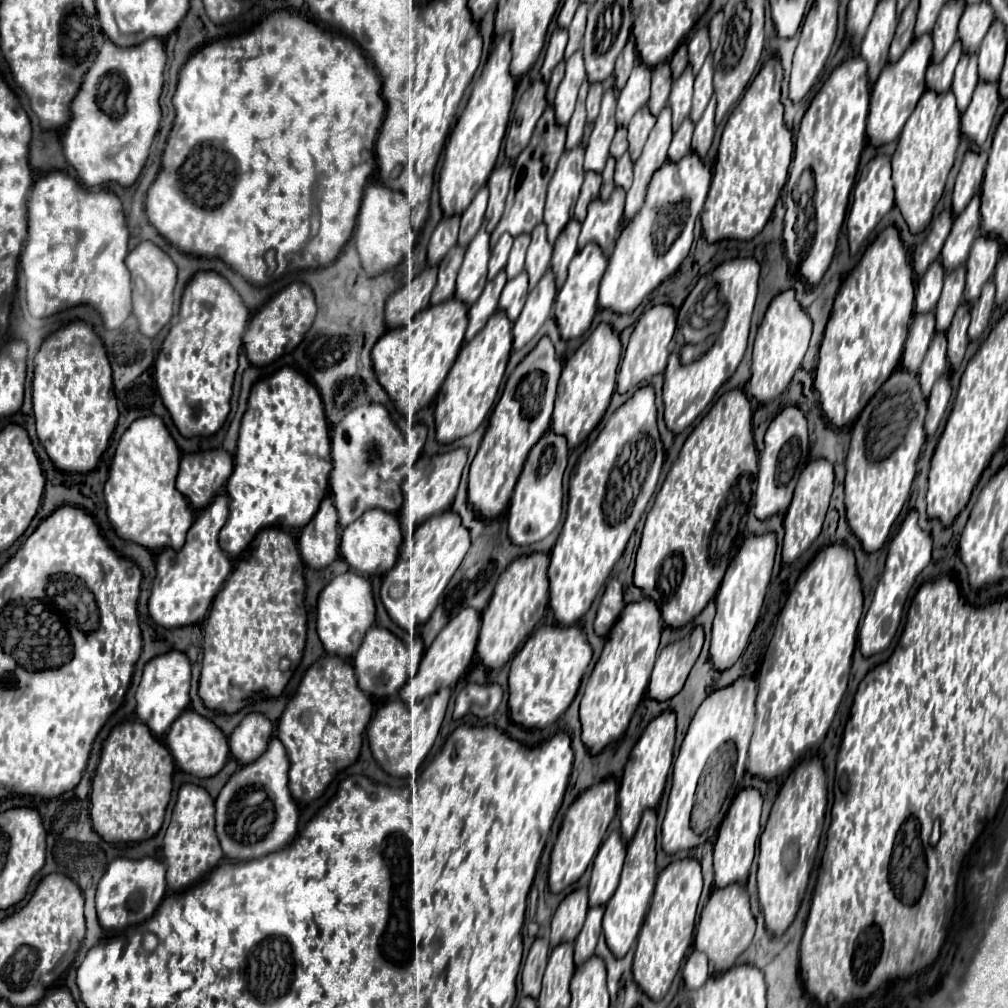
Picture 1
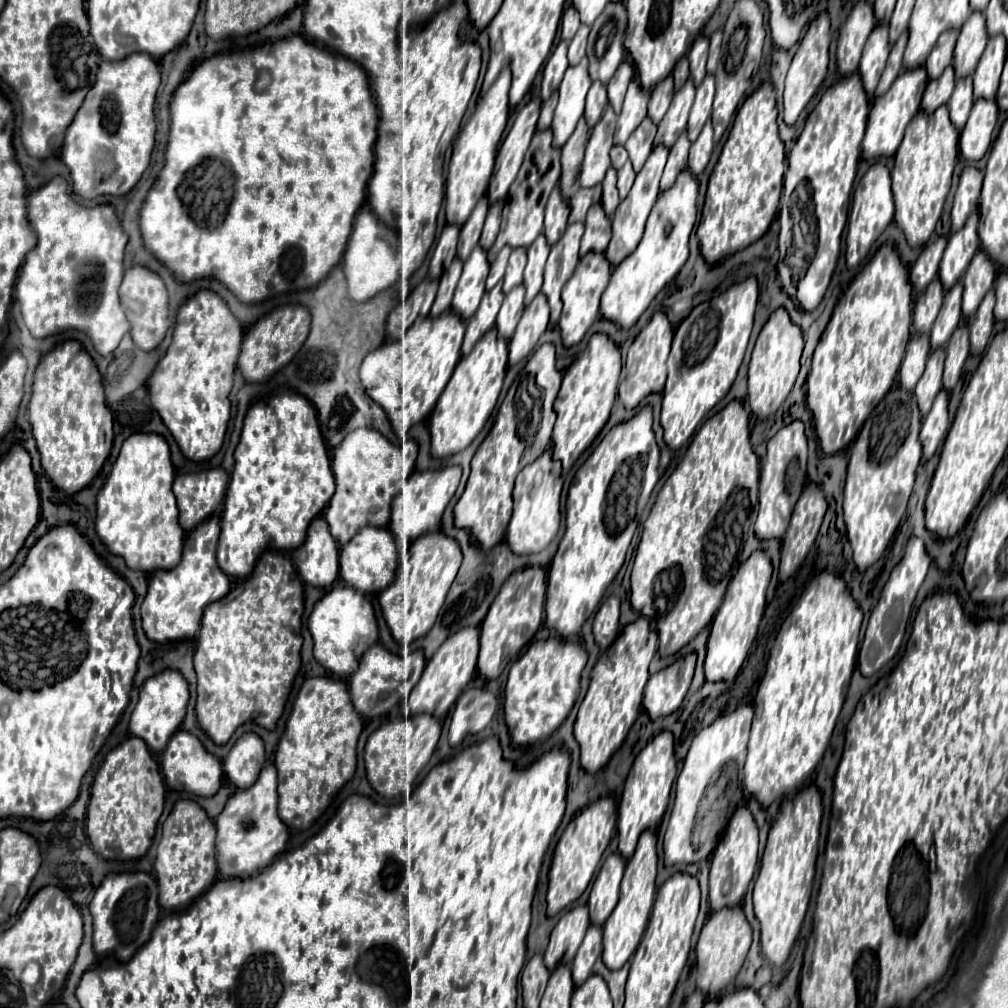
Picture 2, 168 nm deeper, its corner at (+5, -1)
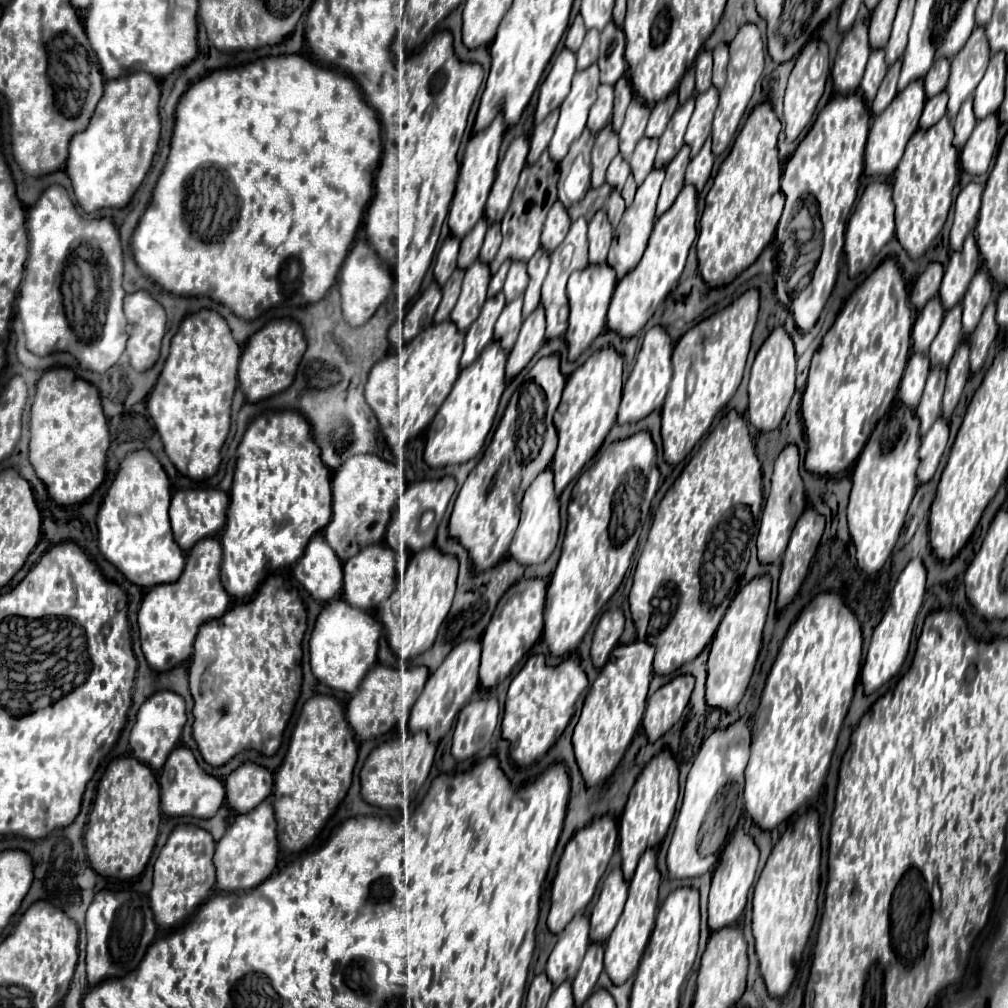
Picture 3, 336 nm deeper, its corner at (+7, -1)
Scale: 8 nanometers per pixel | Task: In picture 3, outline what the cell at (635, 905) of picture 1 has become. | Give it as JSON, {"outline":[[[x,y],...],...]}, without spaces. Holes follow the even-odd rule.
{"outline":[[[649,848],[641,854],[637,870],[633,878],[629,880],[629,898],[625,902],[625,910],[611,932],[611,936],[605,940],[605,972],[613,980],[613,984],[623,984],[629,976],[635,974],[641,954],[647,946],[647,940],[651,936],[651,930],[655,926],[655,914],[657,914],[657,890],[659,890],[659,870],[657,870],[657,852],[655,848]]]}

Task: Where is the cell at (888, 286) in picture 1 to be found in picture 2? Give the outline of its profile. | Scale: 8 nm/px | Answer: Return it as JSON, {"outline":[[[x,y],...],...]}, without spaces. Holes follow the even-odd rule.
{"outline":[[[883,244],[871,262],[855,276],[847,292],[839,298],[831,322],[827,324],[821,342],[812,358],[811,372],[807,376],[807,406],[813,412],[813,424],[823,454],[843,452],[859,434],[865,418],[873,412],[873,406],[891,390],[905,356],[905,346],[911,338],[911,286],[907,268],[897,252]]]}

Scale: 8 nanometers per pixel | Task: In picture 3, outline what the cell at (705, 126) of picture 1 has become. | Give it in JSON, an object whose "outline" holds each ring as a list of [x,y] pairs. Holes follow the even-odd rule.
{"outline":[[[707,138],[703,148],[699,150],[699,154],[693,156],[689,166],[687,166],[685,184],[693,184],[701,192],[705,182],[709,180],[711,168],[713,168],[713,152],[711,152],[711,138]]]}

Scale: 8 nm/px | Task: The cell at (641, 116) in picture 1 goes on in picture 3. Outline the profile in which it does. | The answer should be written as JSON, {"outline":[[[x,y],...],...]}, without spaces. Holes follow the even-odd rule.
{"outline":[[[641,138],[635,146],[635,152],[631,156],[631,172],[635,176],[635,182],[641,184],[643,178],[651,172],[653,168],[653,160],[655,160],[655,152],[657,152],[657,138]]]}

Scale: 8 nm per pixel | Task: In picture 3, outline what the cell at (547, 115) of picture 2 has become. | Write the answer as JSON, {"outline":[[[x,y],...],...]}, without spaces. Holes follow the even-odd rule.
{"outline":[[[553,110],[541,124],[537,124],[533,128],[533,134],[531,134],[531,150],[529,150],[529,156],[527,156],[527,164],[535,162],[539,158],[539,154],[547,148],[551,136],[553,136],[555,124],[557,124],[557,116],[559,116],[559,110]]]}

